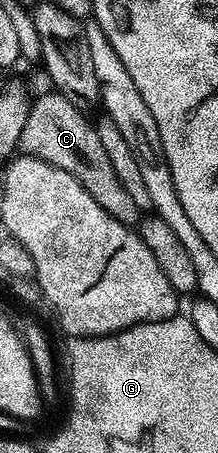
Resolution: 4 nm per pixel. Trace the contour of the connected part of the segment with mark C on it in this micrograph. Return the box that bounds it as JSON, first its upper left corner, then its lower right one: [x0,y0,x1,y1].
[18,91,140,227]

